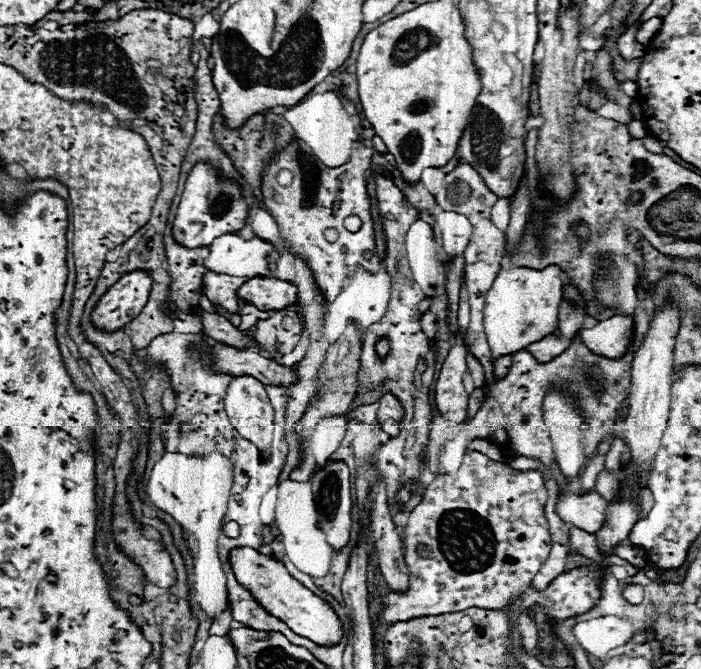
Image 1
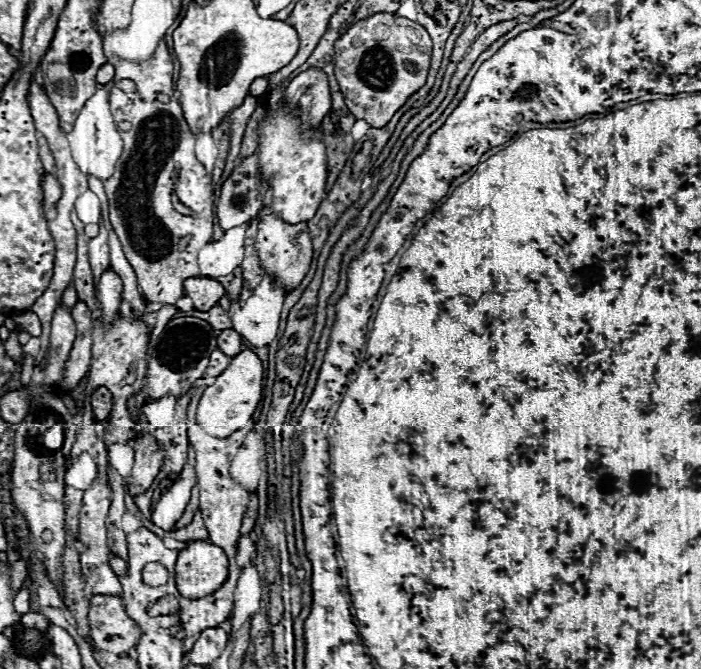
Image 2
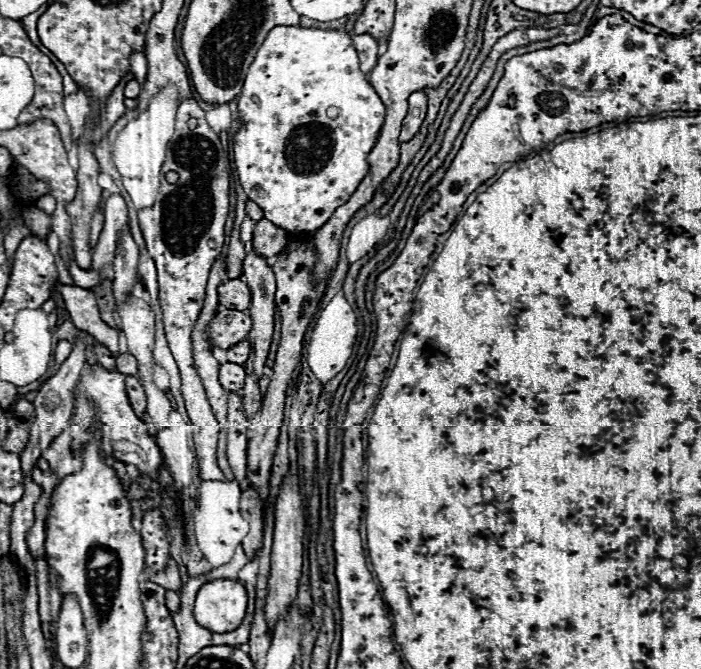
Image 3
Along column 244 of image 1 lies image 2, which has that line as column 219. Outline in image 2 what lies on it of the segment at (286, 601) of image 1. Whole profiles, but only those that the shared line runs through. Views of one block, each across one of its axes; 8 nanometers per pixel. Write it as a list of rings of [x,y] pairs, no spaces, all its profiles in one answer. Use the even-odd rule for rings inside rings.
[[[194,540],[188,542],[188,548],[180,552],[176,560],[176,586],[180,594],[188,600],[204,598],[208,594],[214,594],[228,578],[228,556],[220,546],[214,546],[206,540]]]

